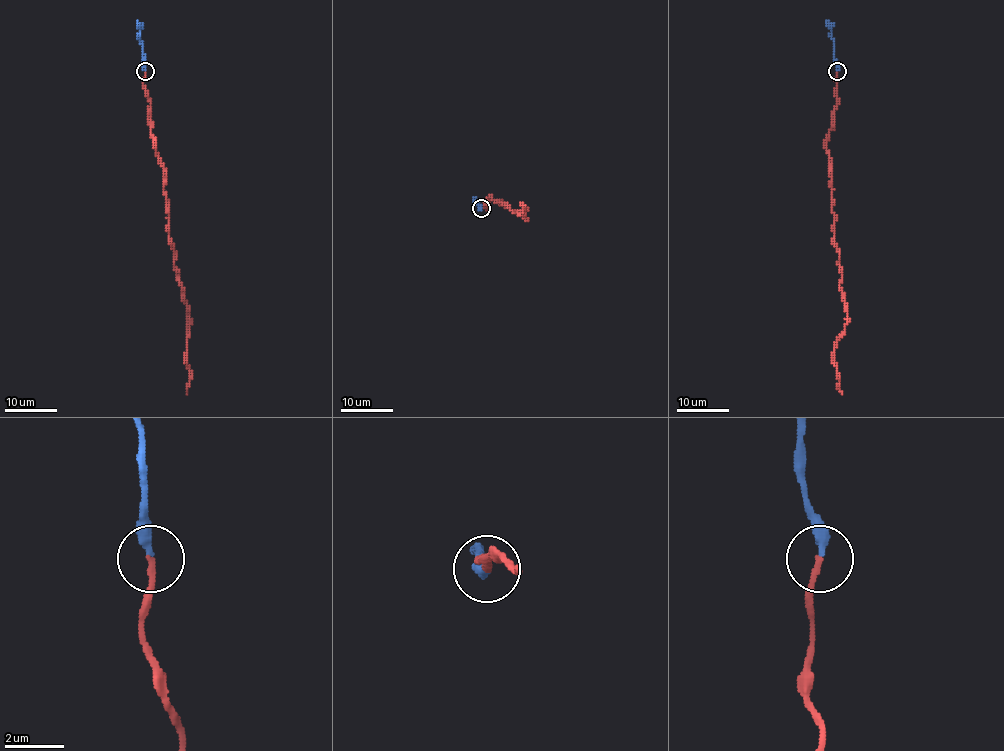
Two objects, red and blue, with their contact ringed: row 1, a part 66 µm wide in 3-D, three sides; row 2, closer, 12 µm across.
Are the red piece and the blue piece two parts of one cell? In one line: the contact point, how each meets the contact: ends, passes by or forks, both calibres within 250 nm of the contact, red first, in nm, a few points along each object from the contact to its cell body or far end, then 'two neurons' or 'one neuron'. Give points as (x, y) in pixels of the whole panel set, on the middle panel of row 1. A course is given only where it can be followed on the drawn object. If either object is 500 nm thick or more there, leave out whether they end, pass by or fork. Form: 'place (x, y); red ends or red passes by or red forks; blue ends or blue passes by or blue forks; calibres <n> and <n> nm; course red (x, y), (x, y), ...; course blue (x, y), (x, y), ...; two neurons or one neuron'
place (481, 208); red ends; blue ends; calibres 200 and 360 nm; course red (480, 208), (486, 208), (489, 195), (523, 217), (522, 203), (526, 208), (522, 213); course blue (480, 208), (474, 196); one neuron

